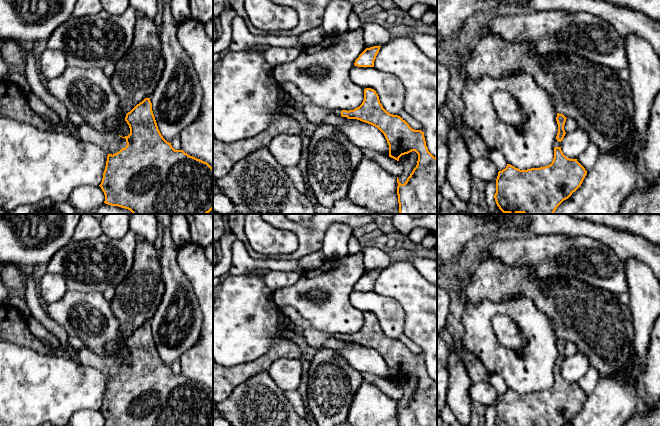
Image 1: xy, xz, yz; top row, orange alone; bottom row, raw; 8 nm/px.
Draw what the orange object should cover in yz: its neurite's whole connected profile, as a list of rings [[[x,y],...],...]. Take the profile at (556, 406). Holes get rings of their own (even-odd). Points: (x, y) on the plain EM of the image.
[[[557,337],[558,357],[550,389],[520,394],[507,388],[498,396],[496,426],[563,426],[581,410],[587,395],[577,383],[567,382],[561,374],[566,343]]]

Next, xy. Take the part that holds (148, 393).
[[[145,322],[126,338],[130,358],[122,361],[115,355],[105,358],[84,348],[77,351],[77,357],[84,366],[92,367],[108,376],[102,406],[99,409],[104,416],[104,426],[213,426],[213,392],[207,387],[183,374],[175,374],[171,367],[161,359],[150,322]]]

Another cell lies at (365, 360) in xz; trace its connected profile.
[[[357,343],[335,350],[347,363],[360,373],[368,373],[389,381],[389,369],[384,358],[375,350]]]

